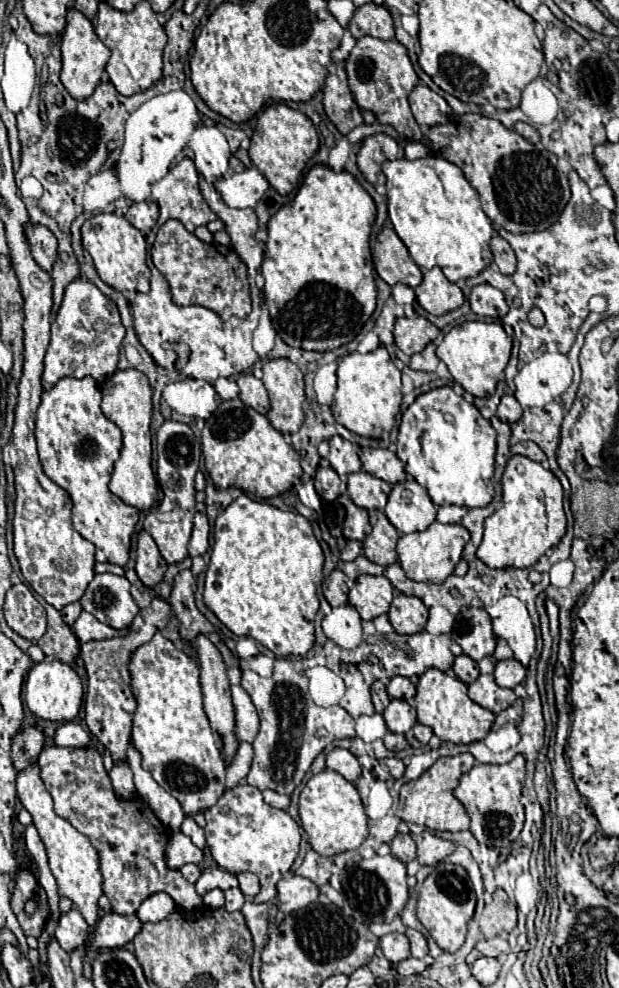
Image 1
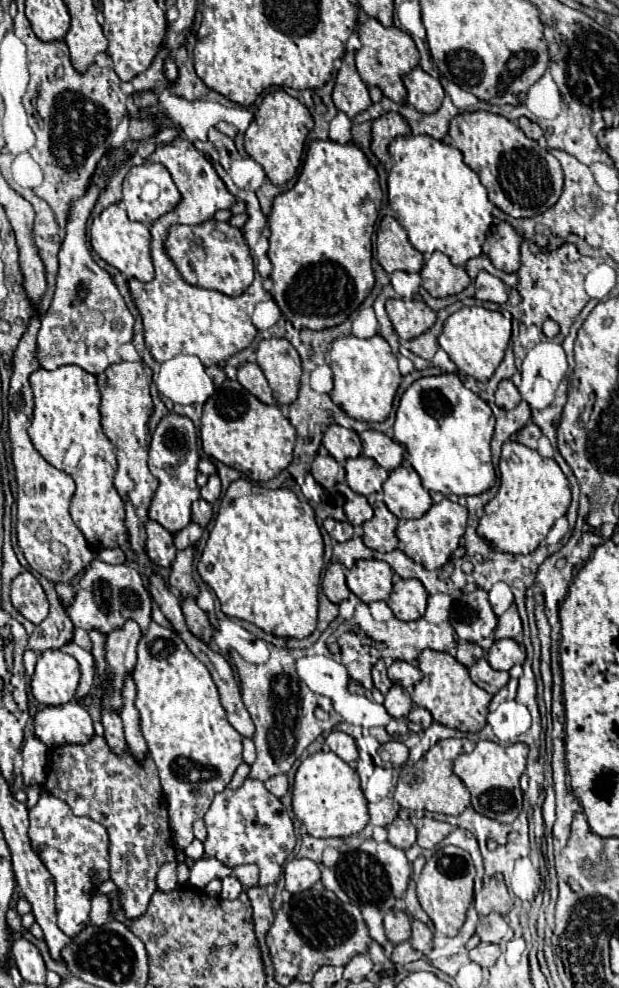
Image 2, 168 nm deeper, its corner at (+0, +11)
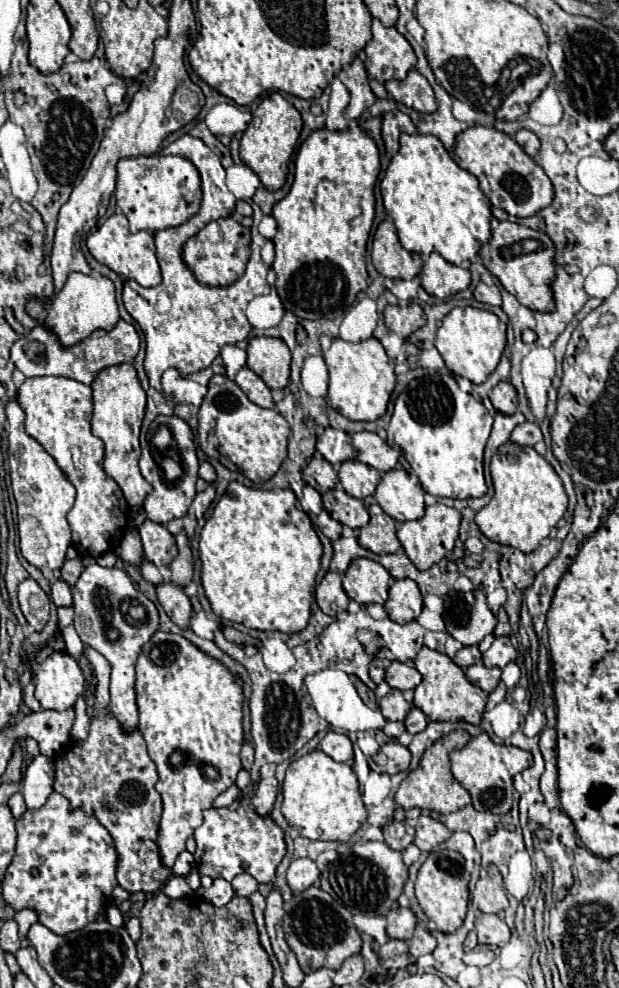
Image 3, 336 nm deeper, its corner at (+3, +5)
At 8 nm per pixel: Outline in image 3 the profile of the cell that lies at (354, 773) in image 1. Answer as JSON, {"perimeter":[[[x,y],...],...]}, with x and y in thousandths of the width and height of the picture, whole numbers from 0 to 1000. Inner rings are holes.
{"perimeter":[[[528,741],[519,749],[519,759],[544,771],[567,771],[570,769],[570,753],[557,743]]]}

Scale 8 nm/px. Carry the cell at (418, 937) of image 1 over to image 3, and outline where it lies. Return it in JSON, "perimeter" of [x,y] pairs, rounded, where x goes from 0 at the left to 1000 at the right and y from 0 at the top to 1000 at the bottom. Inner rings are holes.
{"perimeter":[[[674,939],[667,949],[661,951],[661,964],[677,970],[683,966],[696,966],[703,962],[703,949],[687,941],[687,939]]]}

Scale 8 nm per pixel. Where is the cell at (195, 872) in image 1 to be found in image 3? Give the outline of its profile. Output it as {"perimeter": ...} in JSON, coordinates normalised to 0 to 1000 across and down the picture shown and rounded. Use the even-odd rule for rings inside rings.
{"perimeter":[[[276,887],[270,891],[270,895],[263,897],[263,903],[273,907],[273,909],[299,909],[305,905],[312,905],[312,901],[302,897],[299,889],[296,887]]]}

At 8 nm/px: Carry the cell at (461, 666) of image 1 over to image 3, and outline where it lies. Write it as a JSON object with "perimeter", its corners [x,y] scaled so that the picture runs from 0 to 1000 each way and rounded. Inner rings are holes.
{"perimeter":[[[751,654],[751,656],[745,656],[745,658],[735,662],[732,670],[735,670],[742,676],[751,678],[751,676],[777,670],[777,660],[774,660],[771,654]]]}

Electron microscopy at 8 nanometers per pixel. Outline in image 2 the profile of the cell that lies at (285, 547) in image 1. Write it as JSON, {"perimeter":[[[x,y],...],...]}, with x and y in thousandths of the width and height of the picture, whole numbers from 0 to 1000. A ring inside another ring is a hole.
{"perimeter":[[[384,484],[368,492],[355,508],[346,534],[320,569],[320,581],[352,603],[355,617],[365,623],[401,628],[443,644],[498,646],[511,638],[520,561],[520,540],[498,508],[485,508],[472,496],[436,496]]]}

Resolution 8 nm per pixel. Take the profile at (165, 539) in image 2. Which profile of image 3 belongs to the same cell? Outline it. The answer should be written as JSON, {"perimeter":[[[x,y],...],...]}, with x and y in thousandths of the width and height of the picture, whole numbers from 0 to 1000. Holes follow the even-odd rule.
{"perimeter":[[[234,526],[234,530],[228,532],[228,547],[231,547],[231,555],[234,555],[237,567],[247,569],[257,575],[260,573],[273,573],[279,569],[279,565],[286,563],[283,545],[260,530]]]}

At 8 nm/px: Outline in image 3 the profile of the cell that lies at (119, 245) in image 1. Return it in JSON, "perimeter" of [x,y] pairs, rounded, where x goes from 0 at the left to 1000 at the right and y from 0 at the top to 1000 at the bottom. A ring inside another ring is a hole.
{"perimeter":[[[186,215],[150,237],[144,237],[141,251],[157,265],[176,269],[183,275],[189,275],[205,283],[221,283],[228,289],[254,289],[260,285],[260,273],[250,261],[247,237],[234,233],[212,237],[205,231],[205,221],[195,215]]]}

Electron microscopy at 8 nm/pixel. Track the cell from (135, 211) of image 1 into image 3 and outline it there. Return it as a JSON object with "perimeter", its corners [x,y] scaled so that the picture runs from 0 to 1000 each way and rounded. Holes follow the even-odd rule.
{"perimeter":[[[221,158],[189,166],[189,211],[205,219],[208,233],[254,235],[296,227],[321,213],[325,192],[315,168],[292,158]]]}

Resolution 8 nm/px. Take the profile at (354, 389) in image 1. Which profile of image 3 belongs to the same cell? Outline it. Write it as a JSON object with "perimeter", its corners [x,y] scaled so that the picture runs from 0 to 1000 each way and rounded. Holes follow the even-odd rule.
{"perimeter":[[[541,342],[535,352],[522,358],[532,372],[532,399],[528,409],[551,417],[564,425],[609,425],[622,419],[625,407],[638,393],[635,366],[622,358],[609,342],[596,342],[580,348],[564,348],[551,342]]]}

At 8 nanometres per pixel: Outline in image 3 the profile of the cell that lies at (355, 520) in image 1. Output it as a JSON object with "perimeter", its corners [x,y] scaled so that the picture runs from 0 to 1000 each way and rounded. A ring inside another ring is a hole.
{"perimeter":[[[541,494],[522,500],[522,514],[532,522],[570,536],[590,532],[596,528],[596,518],[586,512],[586,506],[564,502],[554,494]]]}

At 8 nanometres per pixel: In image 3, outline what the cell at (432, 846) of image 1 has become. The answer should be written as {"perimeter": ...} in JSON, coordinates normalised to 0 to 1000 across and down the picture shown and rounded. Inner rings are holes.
{"perimeter":[[[677,826],[674,834],[670,834],[670,850],[667,854],[683,860],[693,862],[696,858],[716,854],[722,848],[729,846],[725,840],[719,840],[719,836],[693,826]]]}

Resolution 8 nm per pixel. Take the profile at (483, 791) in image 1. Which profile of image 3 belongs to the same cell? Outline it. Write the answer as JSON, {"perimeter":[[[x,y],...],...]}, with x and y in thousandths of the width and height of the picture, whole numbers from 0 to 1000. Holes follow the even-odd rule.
{"perimeter":[[[780,741],[748,759],[729,763],[729,781],[738,791],[761,804],[764,818],[774,822],[819,824],[829,818],[829,785],[861,773],[861,765],[835,755],[806,755]]]}

